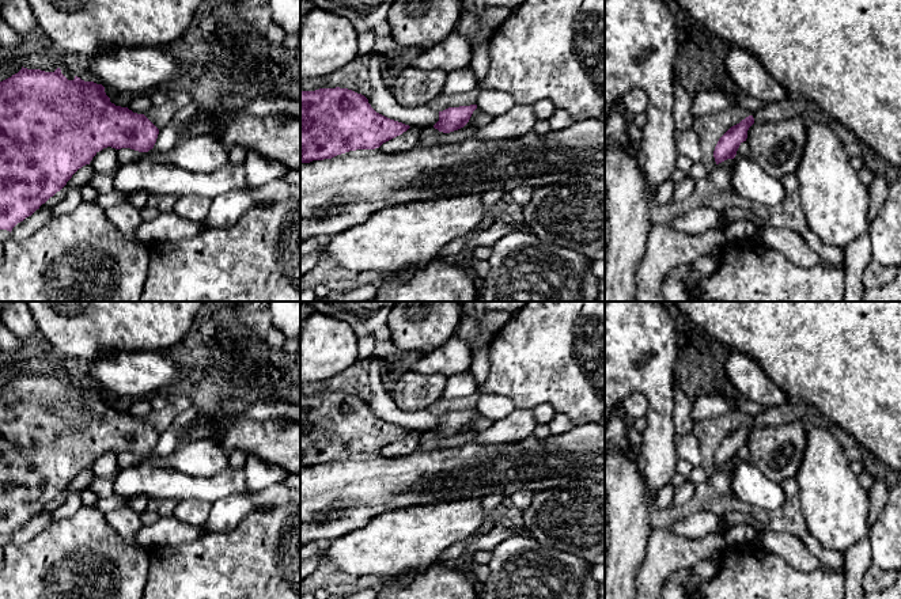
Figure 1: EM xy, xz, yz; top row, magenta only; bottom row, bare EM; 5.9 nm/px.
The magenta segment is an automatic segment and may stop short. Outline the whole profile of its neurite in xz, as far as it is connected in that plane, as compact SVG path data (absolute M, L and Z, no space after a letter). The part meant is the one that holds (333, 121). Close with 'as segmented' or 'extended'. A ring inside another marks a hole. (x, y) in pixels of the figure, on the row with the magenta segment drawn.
M348 88L300 91L300 163L332 159L356 149L375 149L410 126L376 113L368 99Z; as segmented

